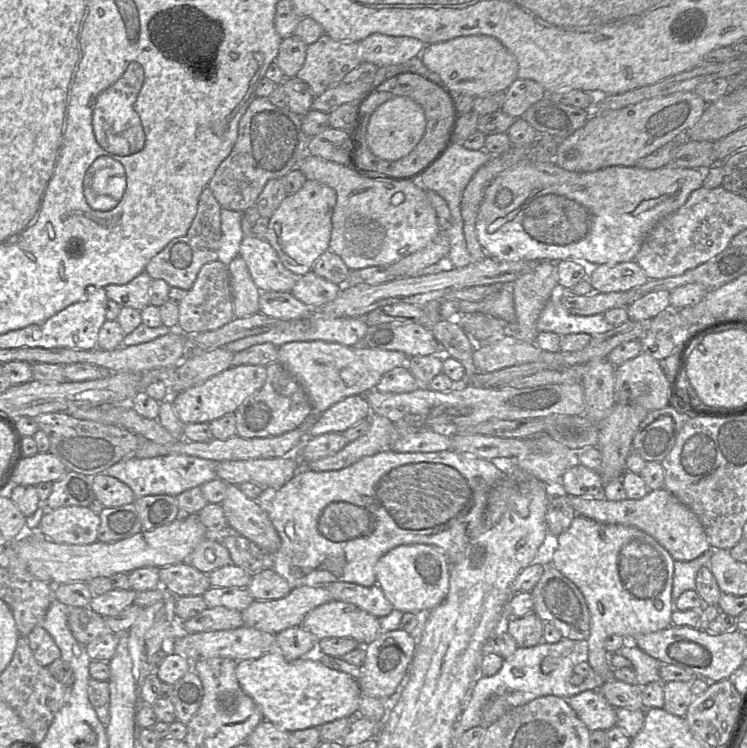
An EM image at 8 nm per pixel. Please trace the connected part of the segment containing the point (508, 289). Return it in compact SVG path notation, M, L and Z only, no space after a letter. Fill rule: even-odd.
M503 283L501 290L481 301L460 301L459 313L479 312L514 323L515 310L511 284Z

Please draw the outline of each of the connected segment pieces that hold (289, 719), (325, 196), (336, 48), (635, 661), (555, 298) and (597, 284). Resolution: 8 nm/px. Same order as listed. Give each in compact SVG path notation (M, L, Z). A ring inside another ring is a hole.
M277 650L259 658L237 662L236 677L241 689L259 707L264 720L284 731L320 727L349 716L359 716L361 690L357 679L322 664L313 656L287 660Z
M306 179L302 188L287 195L267 221L266 240L277 252L283 265L297 277L312 271L316 260L329 249L332 229L332 214L336 205L336 191L318 181Z
M323 34L315 42L308 44L302 68L296 75L310 86L314 96L319 96L327 89L338 84L351 70L362 61L359 57L358 42L338 41Z
M627 643L615 651L615 654L621 655L631 662L631 668L636 676L636 685L644 687L650 682L660 681L659 669L664 664L646 654L633 643Z
M560 290L550 297L537 320L539 332L554 332L560 336L586 333L593 337L614 327L603 314L580 316L569 313L560 302Z
M636 261L599 265L588 277L594 292L625 292L649 279Z

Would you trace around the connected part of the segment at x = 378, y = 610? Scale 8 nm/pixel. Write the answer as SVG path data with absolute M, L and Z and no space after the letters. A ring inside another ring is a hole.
M332 582L326 588L333 600L353 604L377 618L390 614L394 609L377 583L365 587L350 582Z

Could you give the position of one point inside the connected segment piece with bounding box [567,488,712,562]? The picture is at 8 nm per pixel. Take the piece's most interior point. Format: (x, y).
(660, 514)

